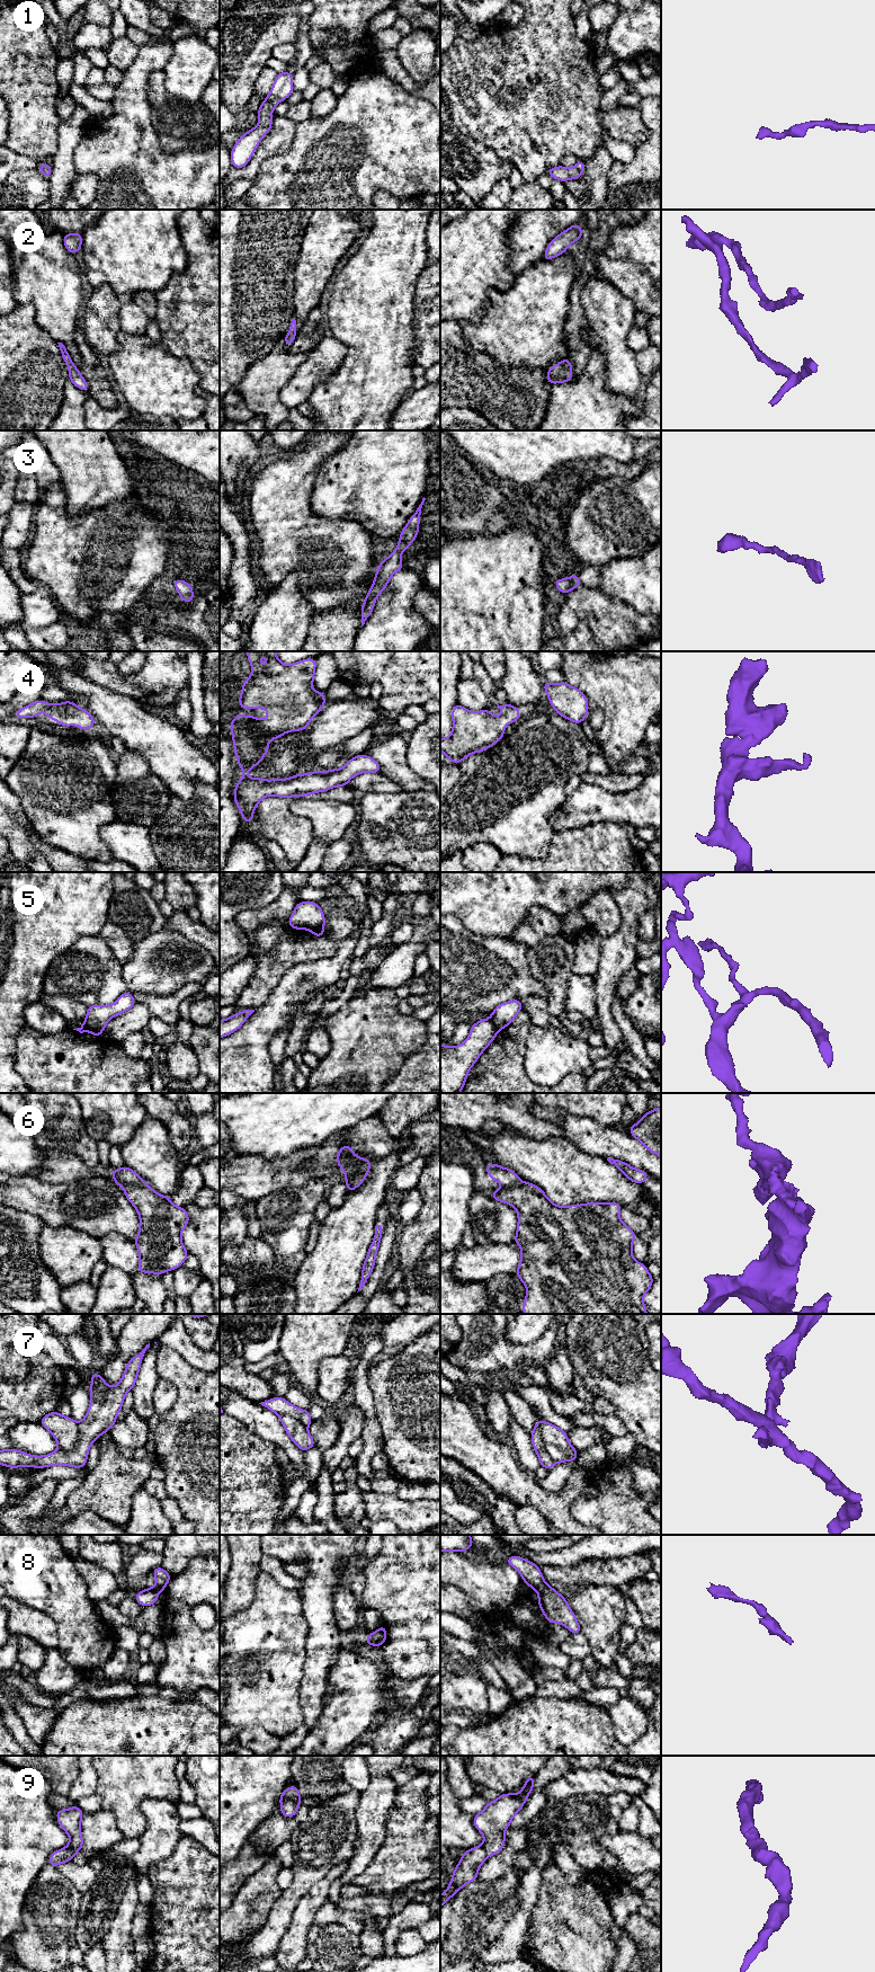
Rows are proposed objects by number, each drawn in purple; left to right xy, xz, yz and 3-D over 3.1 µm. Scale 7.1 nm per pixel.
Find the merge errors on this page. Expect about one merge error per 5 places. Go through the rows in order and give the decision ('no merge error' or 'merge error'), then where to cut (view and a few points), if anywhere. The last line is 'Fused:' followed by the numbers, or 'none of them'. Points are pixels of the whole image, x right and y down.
1: no merge error | no cut
2: no merge error | no cut
3: no merge error | no cut
4: no merge error | no cut
5: merge error | xy (83, 1022), (87, 1028), (101, 1033)
6: merge error | xz (371, 1161), (360, 1161), (344, 1171)
7: merge error | yz (539, 1420), (541, 1438), (544, 1448), (554, 1462)
8: no merge error | no cut
9: no merge error | no cut
Fused: 5, 6, 7

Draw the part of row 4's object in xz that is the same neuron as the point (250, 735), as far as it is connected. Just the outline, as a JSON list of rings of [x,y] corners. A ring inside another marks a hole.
[[[247,651],[247,656],[252,675],[242,685],[240,710],[265,708],[270,716],[259,720],[256,716],[242,717],[239,712],[230,725],[234,754],[243,773],[235,784],[234,801],[244,823],[253,821],[253,810],[265,797],[306,797],[333,787],[347,787],[350,779],[359,773],[381,773],[381,766],[374,758],[360,754],[340,770],[323,772],[318,769],[289,779],[248,779],[247,772],[264,760],[270,746],[268,740],[280,739],[283,734],[305,729],[327,701],[322,691],[314,692],[311,689],[314,683],[315,658],[284,665],[276,651]],[[262,654],[268,659],[265,668],[259,665]]]

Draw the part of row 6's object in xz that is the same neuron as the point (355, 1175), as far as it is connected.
[[[360,1162],[343,1171],[348,1192],[354,1191],[364,1182],[369,1172],[370,1165],[372,1162]]]

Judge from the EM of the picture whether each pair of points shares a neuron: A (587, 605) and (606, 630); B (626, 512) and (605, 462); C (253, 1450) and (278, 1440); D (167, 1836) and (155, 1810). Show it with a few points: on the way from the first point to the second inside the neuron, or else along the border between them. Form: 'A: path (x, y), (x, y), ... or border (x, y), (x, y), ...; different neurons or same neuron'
A: path (594, 610), (606, 623); same neuron
B: border (637, 476), (632, 479), (597, 477); different neurons
C: border (248, 1430), (270, 1441), (277, 1448); different neurons
D: path (161, 1829), (160, 1817); same neuron

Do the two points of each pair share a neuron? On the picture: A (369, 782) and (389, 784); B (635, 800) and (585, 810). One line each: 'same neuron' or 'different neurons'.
A: same neuron
B: same neuron

